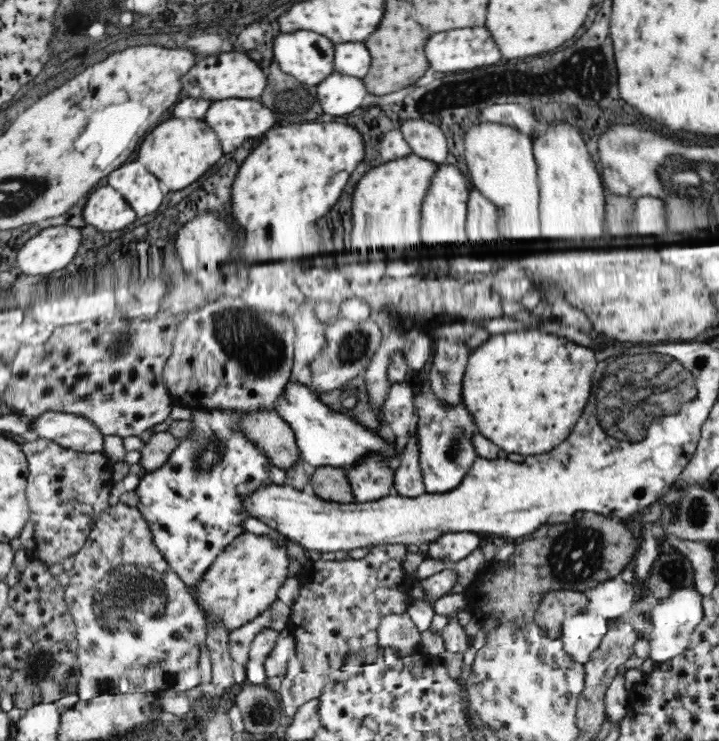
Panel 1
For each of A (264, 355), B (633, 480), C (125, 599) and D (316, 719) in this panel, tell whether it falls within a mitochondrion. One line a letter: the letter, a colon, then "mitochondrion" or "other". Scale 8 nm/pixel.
A: mitochondrion
B: other
C: mitochondrion
D: other

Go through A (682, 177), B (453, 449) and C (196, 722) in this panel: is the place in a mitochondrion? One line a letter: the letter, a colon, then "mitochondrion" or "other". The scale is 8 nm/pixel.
A: mitochondrion
B: mitochondrion
C: other

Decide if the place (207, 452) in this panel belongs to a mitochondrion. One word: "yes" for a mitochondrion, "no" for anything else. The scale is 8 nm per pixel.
yes

